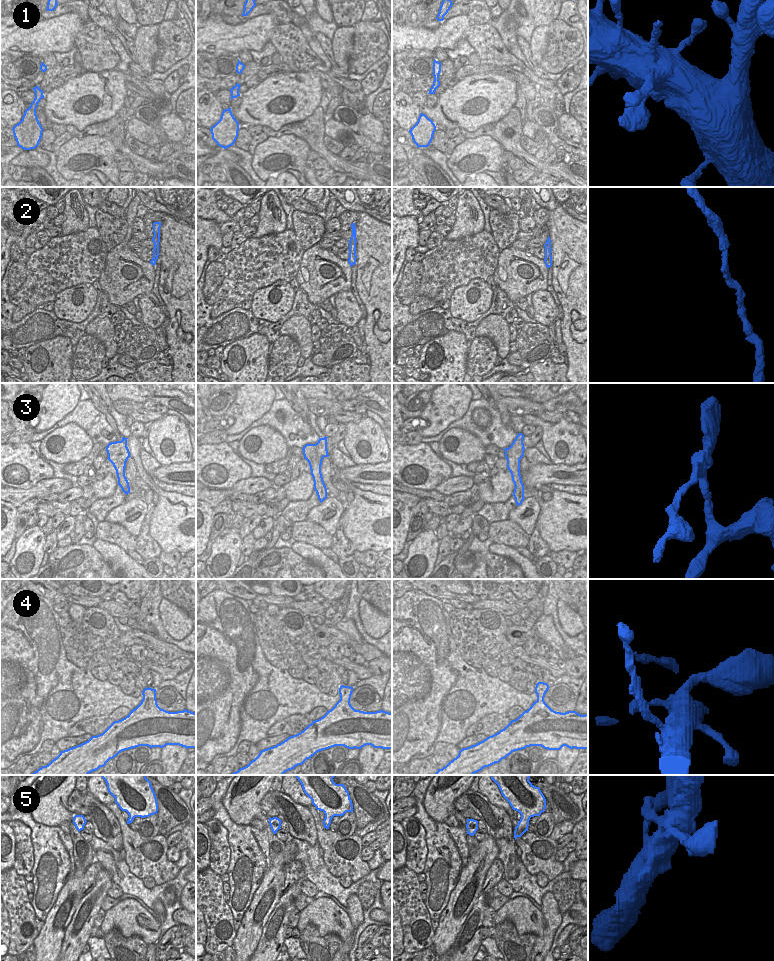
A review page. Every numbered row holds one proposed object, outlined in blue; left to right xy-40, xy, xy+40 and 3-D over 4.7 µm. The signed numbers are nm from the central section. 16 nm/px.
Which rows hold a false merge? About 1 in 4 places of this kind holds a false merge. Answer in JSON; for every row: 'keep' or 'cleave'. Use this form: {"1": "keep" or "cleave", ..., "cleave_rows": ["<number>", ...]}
{"1": "keep", "2": "keep", "3": "cleave", "4": "keep", "5": "keep", "cleave_rows": ["3"]}

